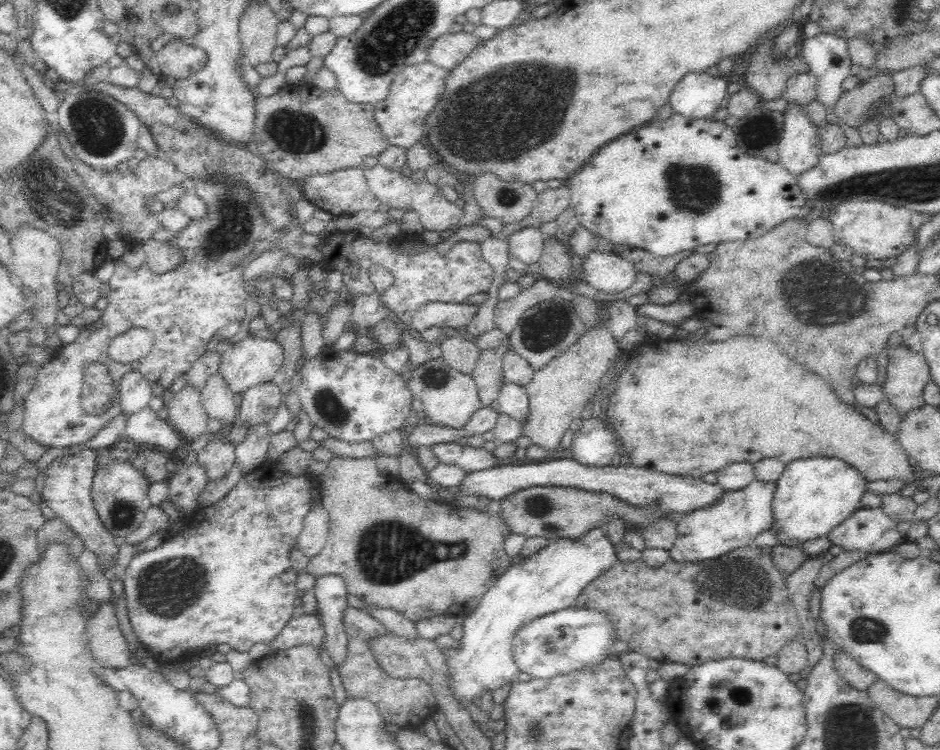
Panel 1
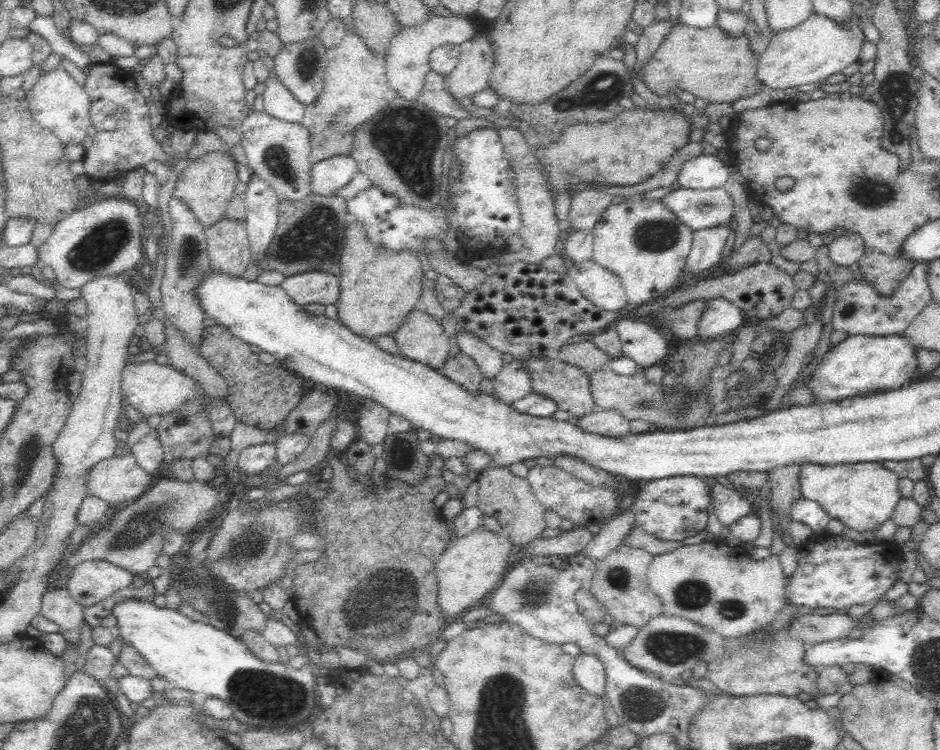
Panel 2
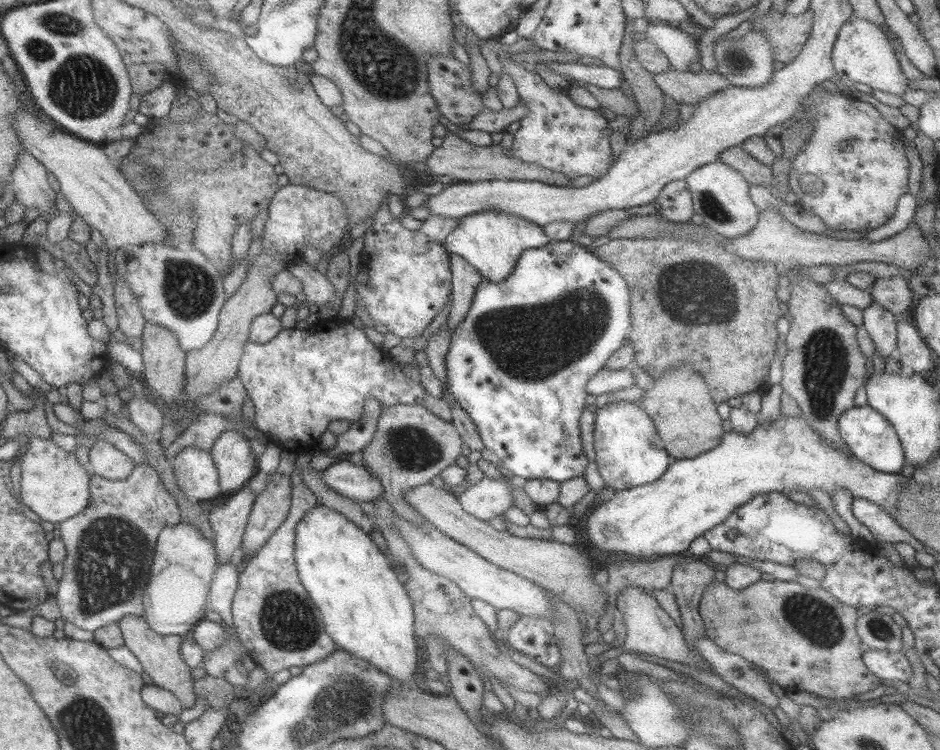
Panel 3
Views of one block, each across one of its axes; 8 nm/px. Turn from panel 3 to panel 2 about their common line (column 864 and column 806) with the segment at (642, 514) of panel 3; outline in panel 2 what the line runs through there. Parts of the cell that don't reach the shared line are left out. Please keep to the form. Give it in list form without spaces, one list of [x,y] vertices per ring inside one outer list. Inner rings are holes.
[[[806,463],[800,467],[800,492],[806,500],[818,503],[828,517],[840,520],[844,526],[863,533],[876,531],[890,519],[901,494],[899,476],[880,463],[850,463],[818,465]]]

